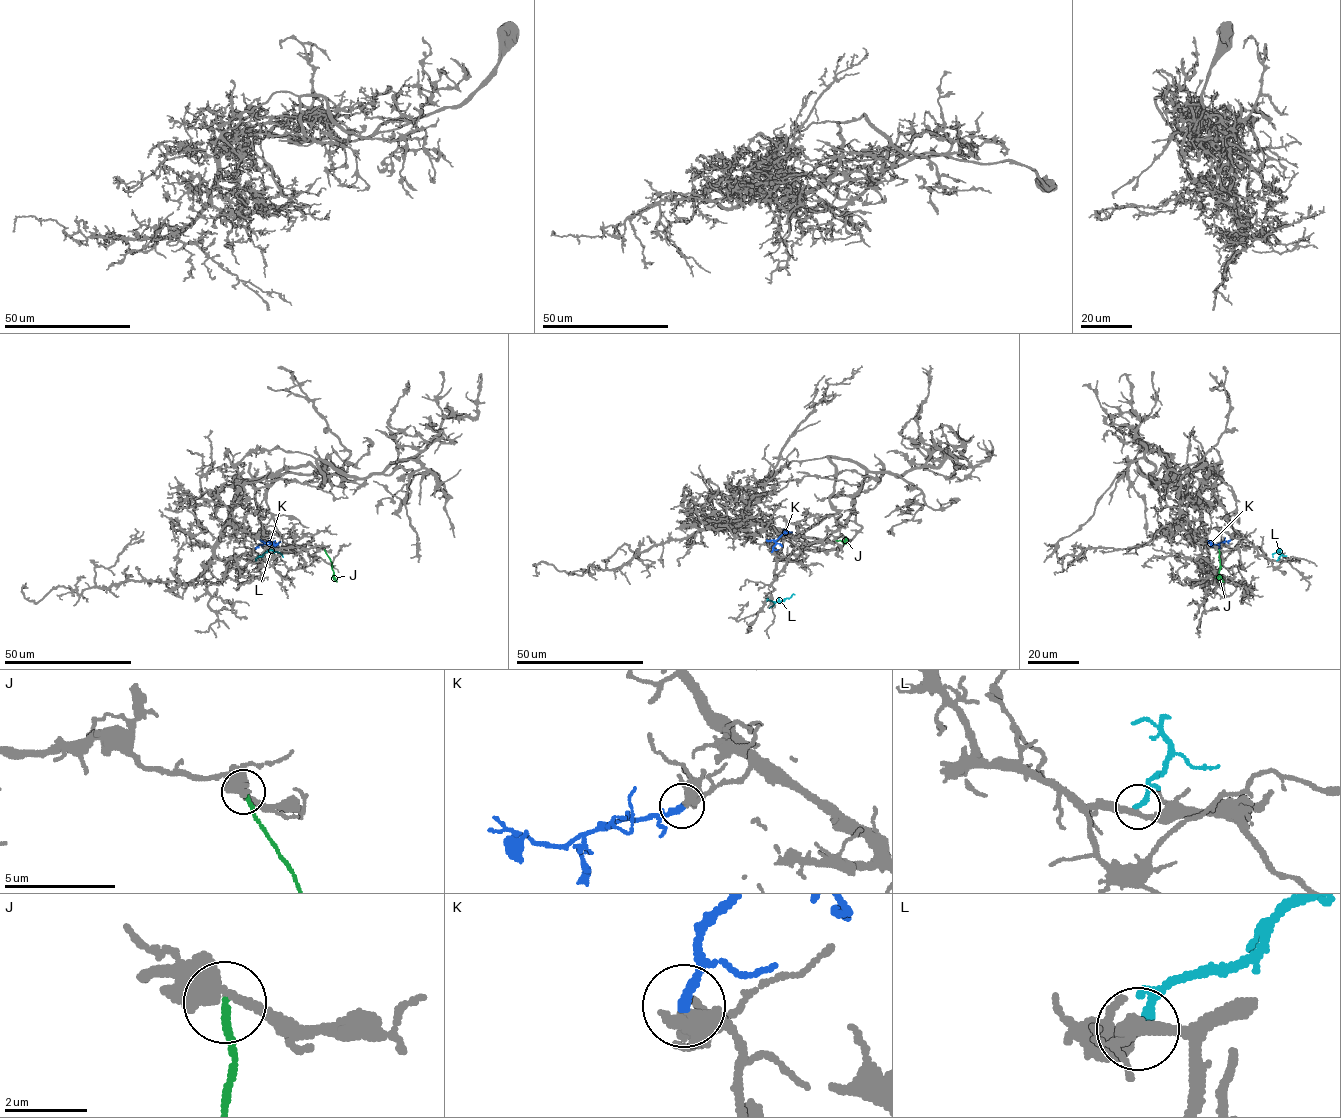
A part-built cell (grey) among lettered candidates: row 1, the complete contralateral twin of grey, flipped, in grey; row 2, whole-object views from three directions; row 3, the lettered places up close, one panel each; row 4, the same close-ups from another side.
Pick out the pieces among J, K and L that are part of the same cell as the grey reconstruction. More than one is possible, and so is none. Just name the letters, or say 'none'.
K, L

